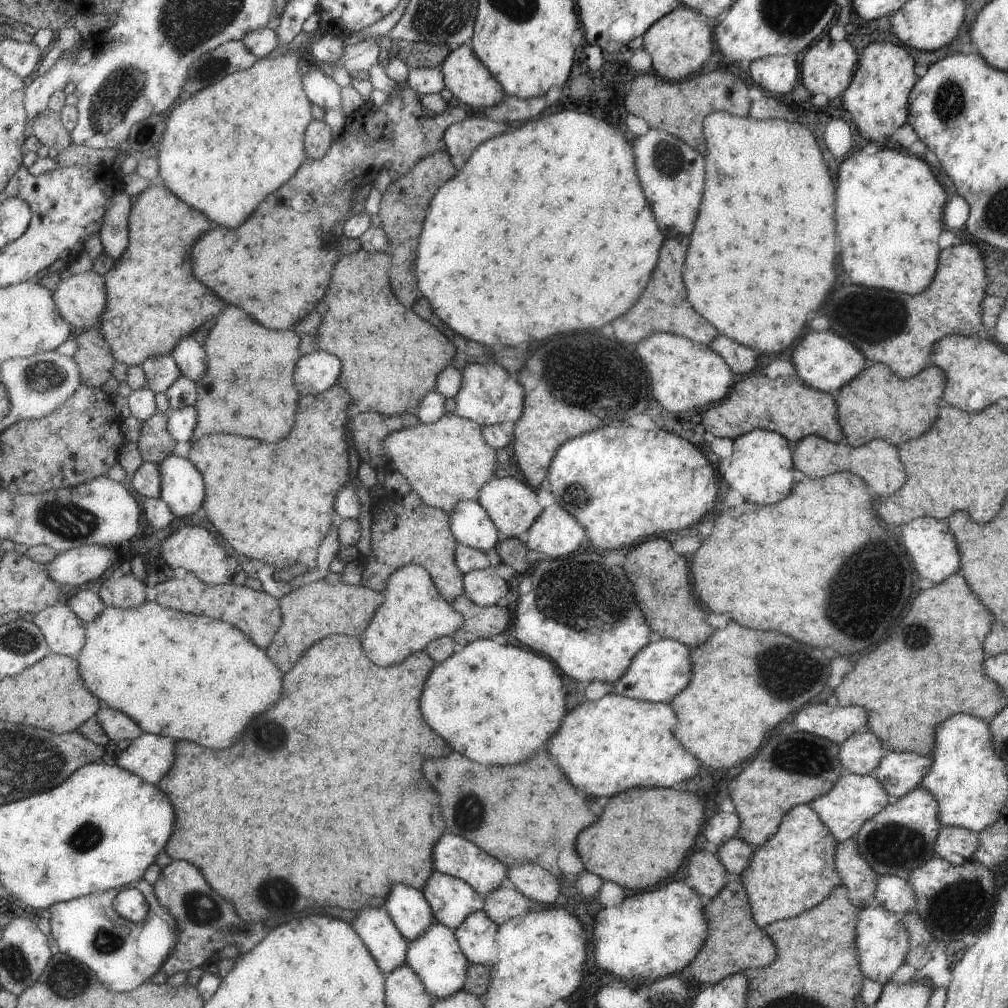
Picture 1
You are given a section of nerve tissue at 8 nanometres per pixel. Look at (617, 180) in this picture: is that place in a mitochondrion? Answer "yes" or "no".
no

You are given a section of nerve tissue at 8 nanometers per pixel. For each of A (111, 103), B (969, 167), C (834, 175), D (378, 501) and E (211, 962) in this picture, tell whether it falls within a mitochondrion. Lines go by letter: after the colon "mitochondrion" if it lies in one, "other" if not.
A: mitochondrion
B: other
C: other
D: other
E: other

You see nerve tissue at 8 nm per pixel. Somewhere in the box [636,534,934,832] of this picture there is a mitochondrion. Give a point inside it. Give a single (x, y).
(844, 594)

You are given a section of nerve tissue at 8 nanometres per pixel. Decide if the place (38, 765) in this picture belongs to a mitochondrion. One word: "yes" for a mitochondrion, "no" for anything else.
yes

